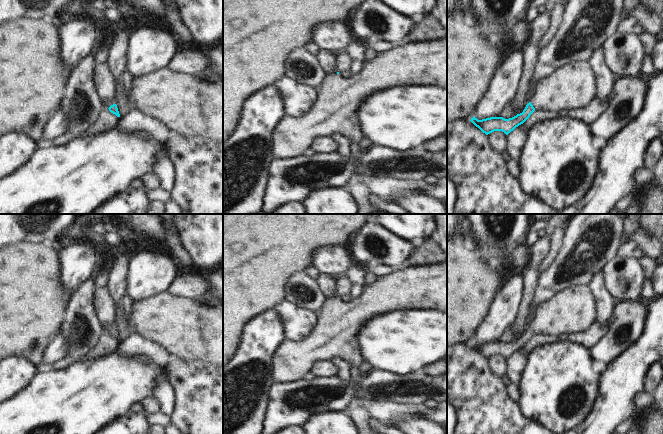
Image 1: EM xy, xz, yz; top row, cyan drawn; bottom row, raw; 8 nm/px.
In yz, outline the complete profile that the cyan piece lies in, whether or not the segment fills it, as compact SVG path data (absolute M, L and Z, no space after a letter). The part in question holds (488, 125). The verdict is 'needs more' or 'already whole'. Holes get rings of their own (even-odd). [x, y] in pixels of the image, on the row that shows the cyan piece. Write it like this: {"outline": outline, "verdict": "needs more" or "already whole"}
{"outline": "M589 61L569 63L541 79L536 86L533 100L522 113L505 119L490 117L470 120L486 135L502 131L508 135L523 124L534 111L576 111L590 105L597 97L597 78Z", "verdict": "needs more"}

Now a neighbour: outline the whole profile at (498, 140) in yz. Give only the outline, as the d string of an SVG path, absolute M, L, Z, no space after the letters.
M494 131L489 136L489 144L493 150L502 154L507 152L507 135L502 131Z

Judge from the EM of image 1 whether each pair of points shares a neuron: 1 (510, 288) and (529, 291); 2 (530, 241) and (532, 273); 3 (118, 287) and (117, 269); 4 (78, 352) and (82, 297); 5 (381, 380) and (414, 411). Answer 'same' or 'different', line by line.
1: different
2: different
3: same
4: same
5: different

